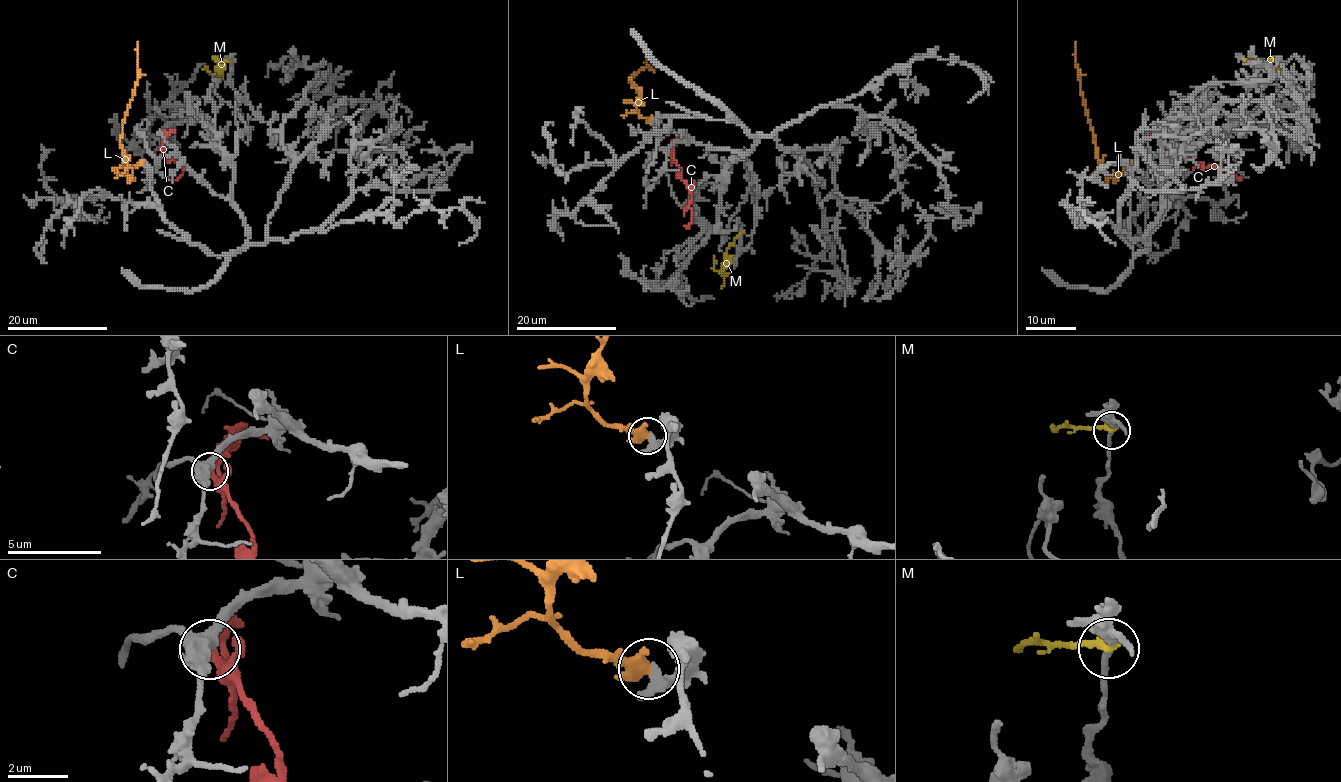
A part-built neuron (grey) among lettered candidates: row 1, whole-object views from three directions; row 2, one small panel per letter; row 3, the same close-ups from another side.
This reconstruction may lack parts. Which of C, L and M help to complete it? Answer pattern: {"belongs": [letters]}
{"belongs": ["C"]}

